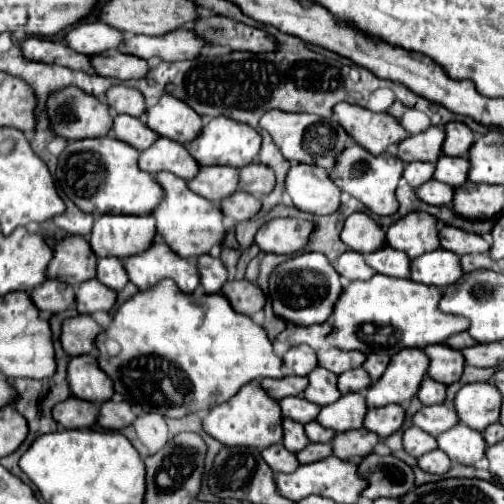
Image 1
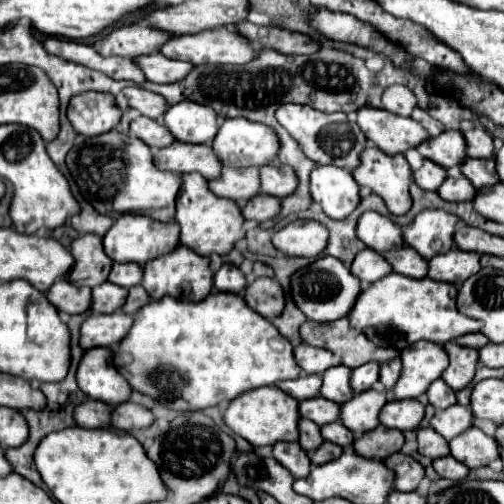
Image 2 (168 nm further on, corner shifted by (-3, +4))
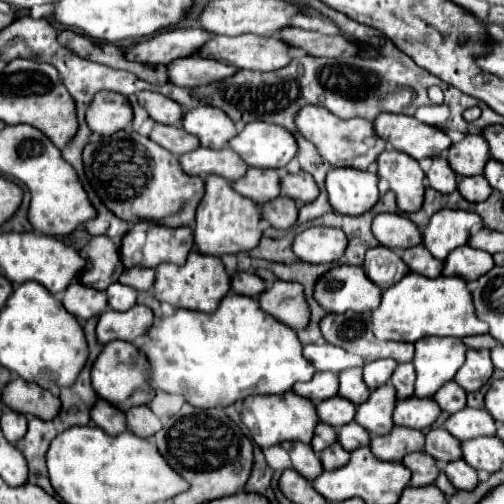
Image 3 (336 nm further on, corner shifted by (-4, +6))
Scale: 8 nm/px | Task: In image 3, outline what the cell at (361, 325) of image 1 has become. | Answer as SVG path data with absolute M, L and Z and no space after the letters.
M407 273L399 283L391 285L381 293L381 303L377 309L371 311L371 331L379 341L407 341L415 343L421 337L437 335L437 337L467 337L467 335L479 335L487 333L487 323L479 321L475 311L471 309L471 293L467 289L465 281L459 281L459 277L435 277L427 279L423 275Z

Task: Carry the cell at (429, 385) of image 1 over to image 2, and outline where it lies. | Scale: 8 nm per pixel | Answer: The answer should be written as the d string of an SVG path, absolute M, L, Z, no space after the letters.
M434 381L426 393L430 405L434 405L436 409L446 409L446 407L452 407L456 403L456 393L442 381Z

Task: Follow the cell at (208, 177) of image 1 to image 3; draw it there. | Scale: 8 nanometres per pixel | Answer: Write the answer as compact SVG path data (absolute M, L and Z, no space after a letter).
M247 169L247 173L233 181L231 187L257 205L279 197L279 175L275 169Z

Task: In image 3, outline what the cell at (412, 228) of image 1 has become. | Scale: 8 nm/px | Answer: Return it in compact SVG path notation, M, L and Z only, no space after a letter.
M441 209L437 211L423 231L423 245L437 259L445 259L447 253L465 245L471 231L481 227L481 217L471 211L461 209Z

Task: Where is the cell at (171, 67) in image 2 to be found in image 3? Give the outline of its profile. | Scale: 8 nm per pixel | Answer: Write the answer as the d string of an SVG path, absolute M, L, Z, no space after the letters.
M181 57L175 59L167 65L167 77L169 83L179 85L179 87L199 87L207 85L211 81L229 77L237 69L231 69L231 65L223 65L213 59L203 59L203 57Z

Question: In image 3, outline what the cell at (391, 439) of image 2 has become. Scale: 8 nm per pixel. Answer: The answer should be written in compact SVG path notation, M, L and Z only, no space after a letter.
M393 427L387 435L371 437L369 449L379 461L401 461L407 453L419 451L423 433L409 427Z

